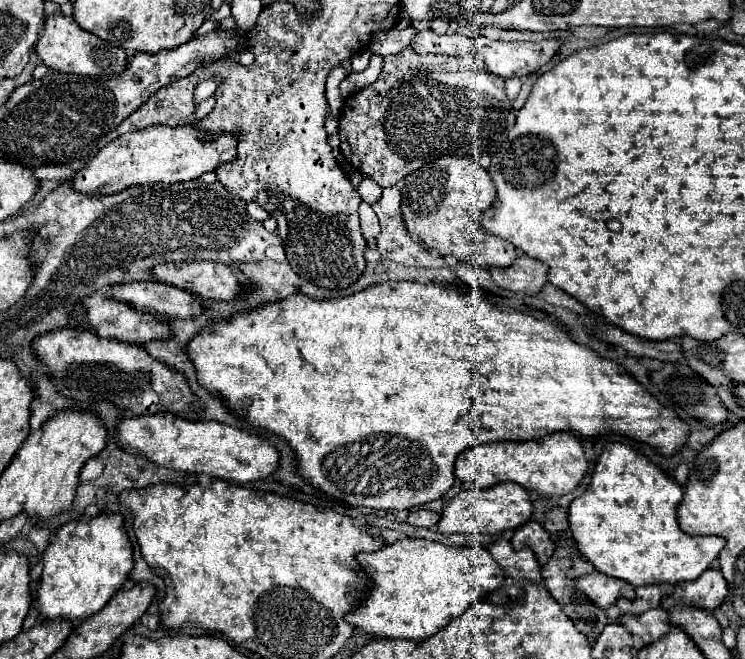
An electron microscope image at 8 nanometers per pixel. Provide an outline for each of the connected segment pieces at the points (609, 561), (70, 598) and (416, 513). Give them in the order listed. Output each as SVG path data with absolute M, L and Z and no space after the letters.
M607 443L597 459L591 485L569 505L569 529L577 541L577 549L603 575L623 579L633 587L695 581L705 569L711 567L725 541L723 537L691 537L683 533L677 523L677 505L681 499L681 485L677 485L675 479L663 473L657 465L623 443Z
M99 513L97 517L77 517L65 523L51 539L43 553L43 575L37 591L37 609L43 617L67 617L71 621L79 617L95 615L103 605L121 589L129 571L133 569L133 547L125 531L125 517L121 513Z
M413 509L411 513L409 513L409 517L407 517L407 523L411 523L411 525L417 525L417 527L435 527L437 525L437 521L439 521L439 513L435 513L435 511L425 511L425 509Z

